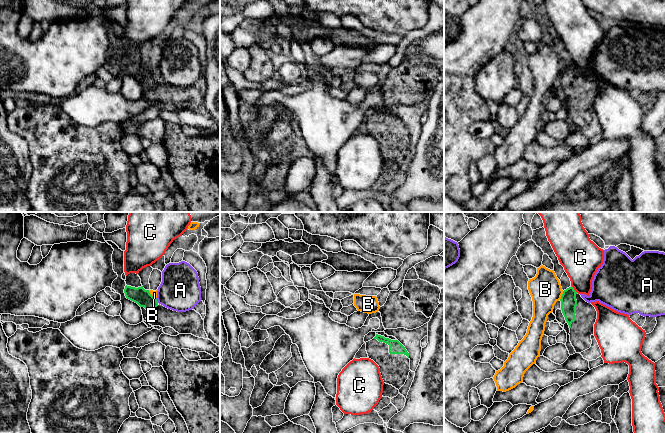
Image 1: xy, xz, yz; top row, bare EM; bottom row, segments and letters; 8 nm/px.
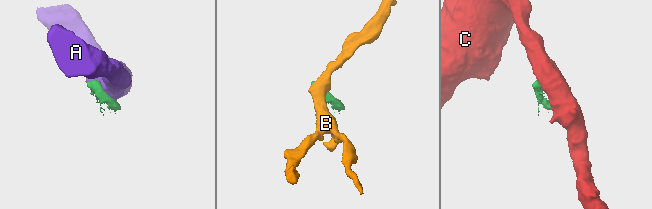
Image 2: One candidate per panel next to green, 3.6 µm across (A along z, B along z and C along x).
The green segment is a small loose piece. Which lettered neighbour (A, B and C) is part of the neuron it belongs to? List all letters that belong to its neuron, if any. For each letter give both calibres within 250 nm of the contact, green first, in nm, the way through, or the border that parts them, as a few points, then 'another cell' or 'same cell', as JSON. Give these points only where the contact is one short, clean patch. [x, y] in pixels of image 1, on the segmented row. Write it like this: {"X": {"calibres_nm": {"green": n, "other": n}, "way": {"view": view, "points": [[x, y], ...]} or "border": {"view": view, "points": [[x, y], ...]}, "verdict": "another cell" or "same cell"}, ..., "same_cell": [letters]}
{"A": {"calibres_nm": {"green": 140, "other": 320}, "border": {"view": "xy", "points": [[155, 298], [158, 302]]}, "verdict": "another cell"}, "B": {"calibres_nm": {"green": 130, "other": 260}, "border": {"view": "yz", "points": [[563, 291], [559, 299]]}, "verdict": "another cell"}, "C": {"calibres_nm": {"green": 130, "other": 300}, "border": {"view": "yz", "points": [[571, 285], [577, 292]]}, "verdict": "another cell"}, "same_cell": []}

